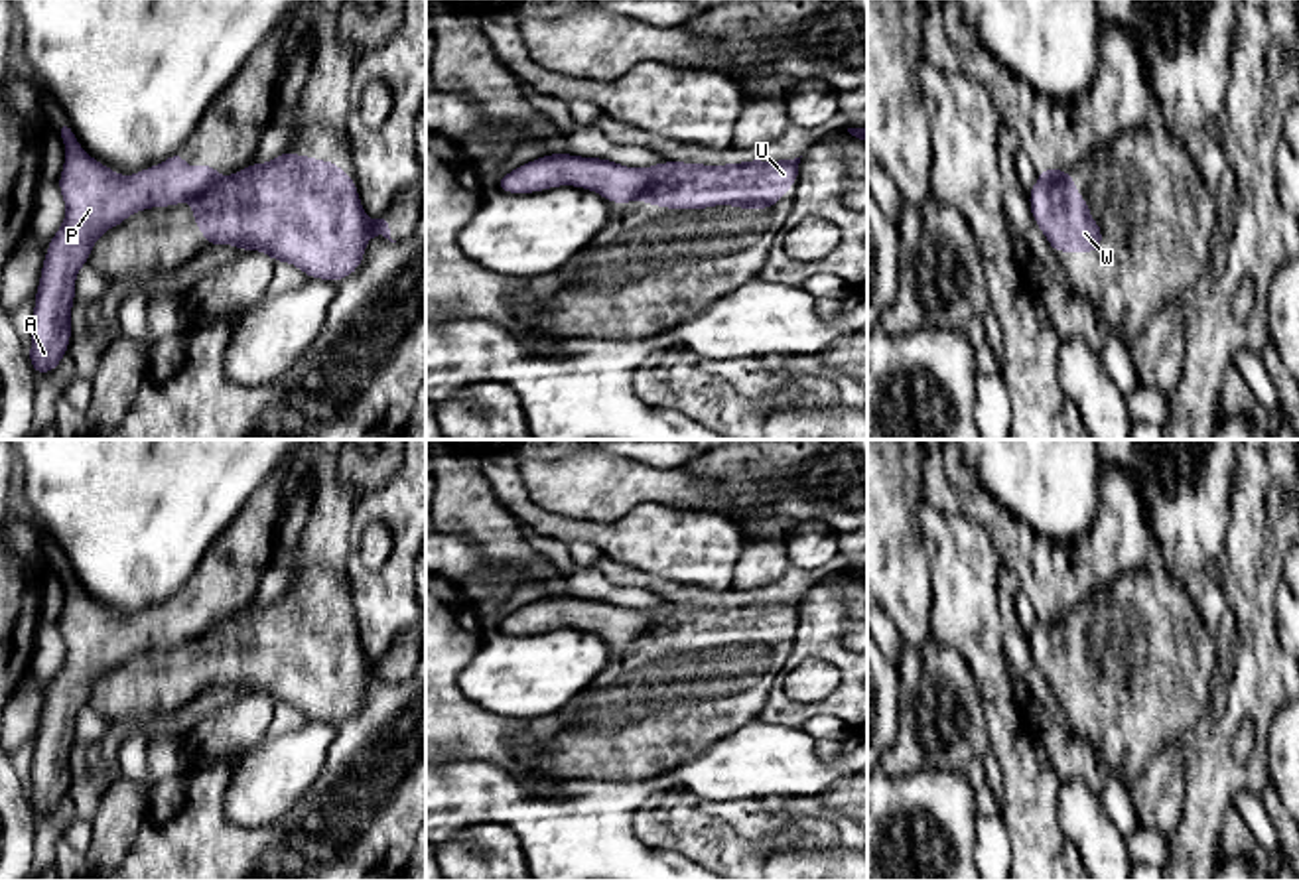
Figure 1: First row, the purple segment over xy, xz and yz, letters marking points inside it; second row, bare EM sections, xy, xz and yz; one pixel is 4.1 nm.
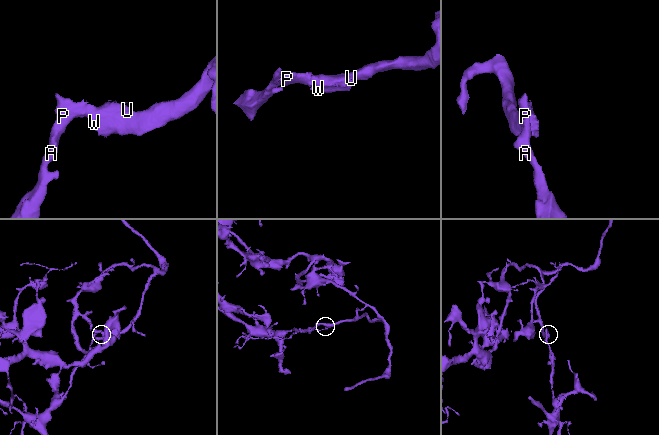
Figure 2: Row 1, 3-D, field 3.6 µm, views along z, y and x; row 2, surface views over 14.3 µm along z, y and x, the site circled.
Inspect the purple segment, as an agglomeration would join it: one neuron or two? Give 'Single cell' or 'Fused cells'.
Fused cells

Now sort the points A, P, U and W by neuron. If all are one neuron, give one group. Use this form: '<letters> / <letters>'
A P / U W

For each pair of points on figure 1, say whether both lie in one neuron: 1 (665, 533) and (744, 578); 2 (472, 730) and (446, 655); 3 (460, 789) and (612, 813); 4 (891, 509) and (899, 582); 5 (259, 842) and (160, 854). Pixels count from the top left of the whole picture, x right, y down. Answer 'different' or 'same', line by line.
1: different
2: same
3: same
4: same
5: same

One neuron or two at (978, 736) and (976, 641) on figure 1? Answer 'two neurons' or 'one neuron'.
two neurons

